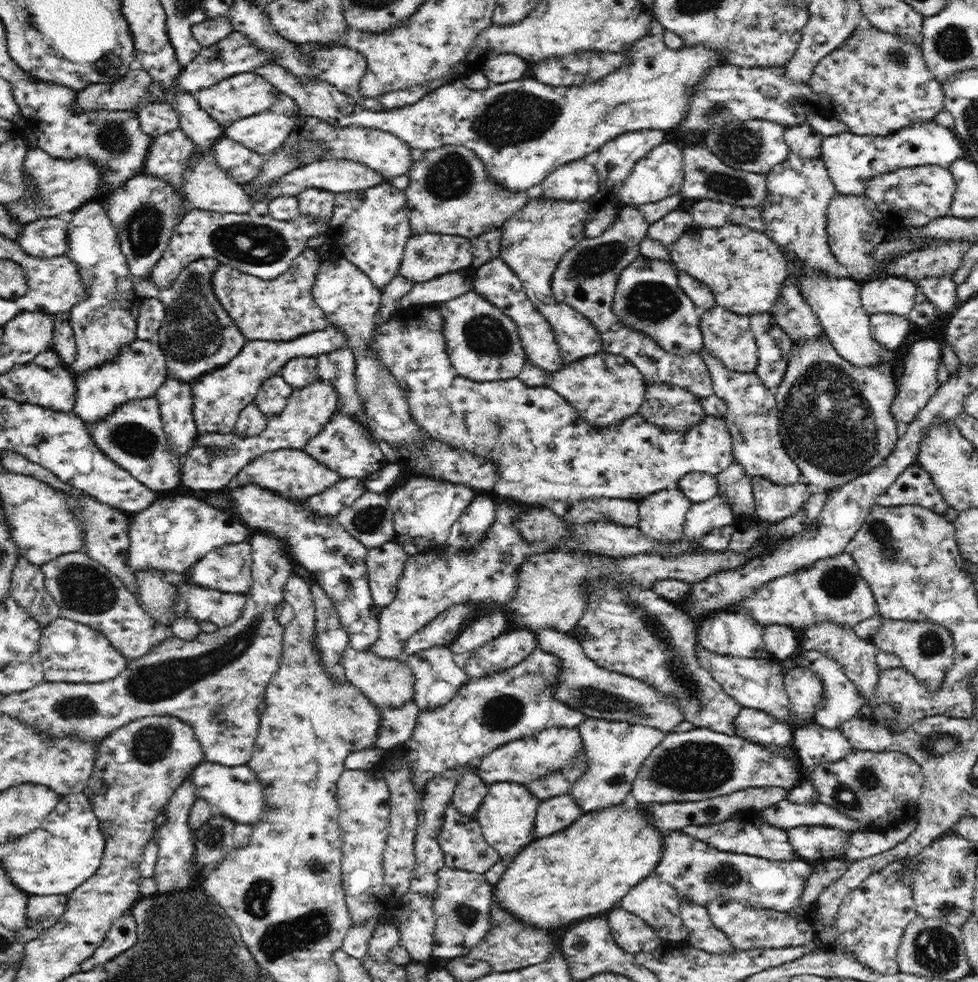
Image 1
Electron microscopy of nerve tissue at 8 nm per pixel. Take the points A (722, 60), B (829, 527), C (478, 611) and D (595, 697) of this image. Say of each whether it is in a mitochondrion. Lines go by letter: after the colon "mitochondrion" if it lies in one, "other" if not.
A: other
B: other
C: other
D: mitochondrion

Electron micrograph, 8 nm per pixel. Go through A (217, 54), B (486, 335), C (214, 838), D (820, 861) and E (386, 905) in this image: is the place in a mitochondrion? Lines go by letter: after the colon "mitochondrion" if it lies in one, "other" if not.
A: other
B: mitochondrion
C: mitochondrion
D: other
E: other

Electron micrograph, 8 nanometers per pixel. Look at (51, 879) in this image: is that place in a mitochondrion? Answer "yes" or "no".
no

